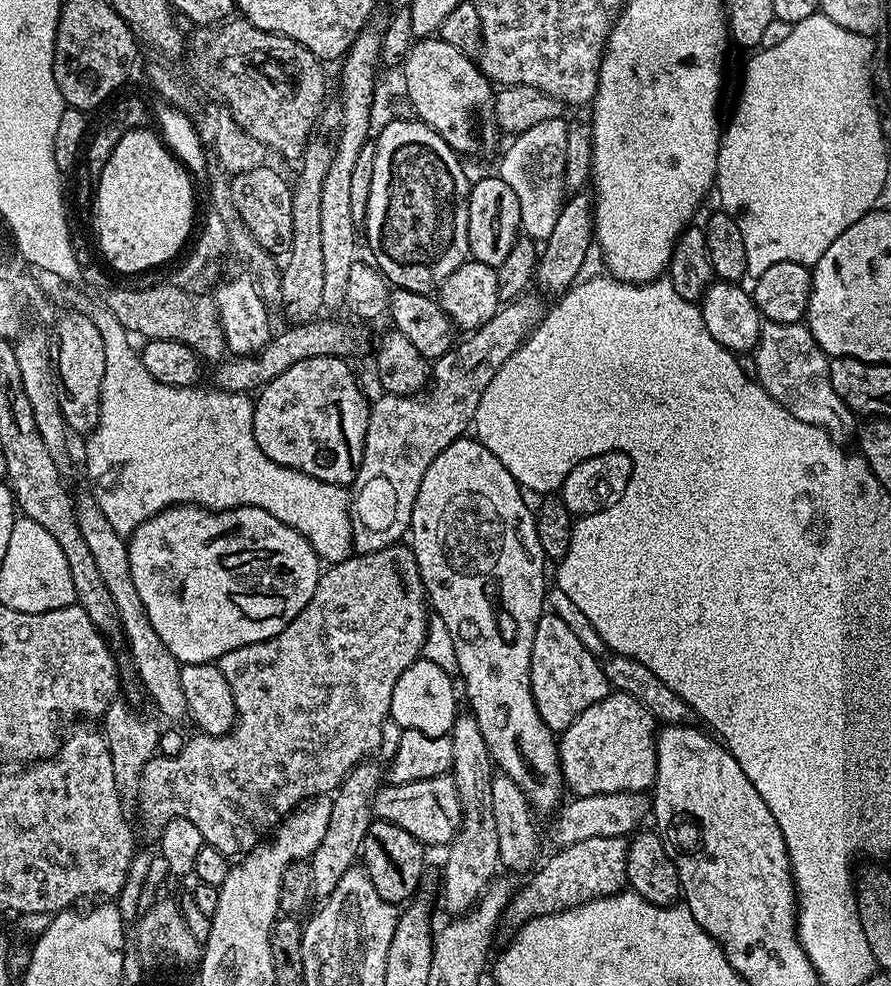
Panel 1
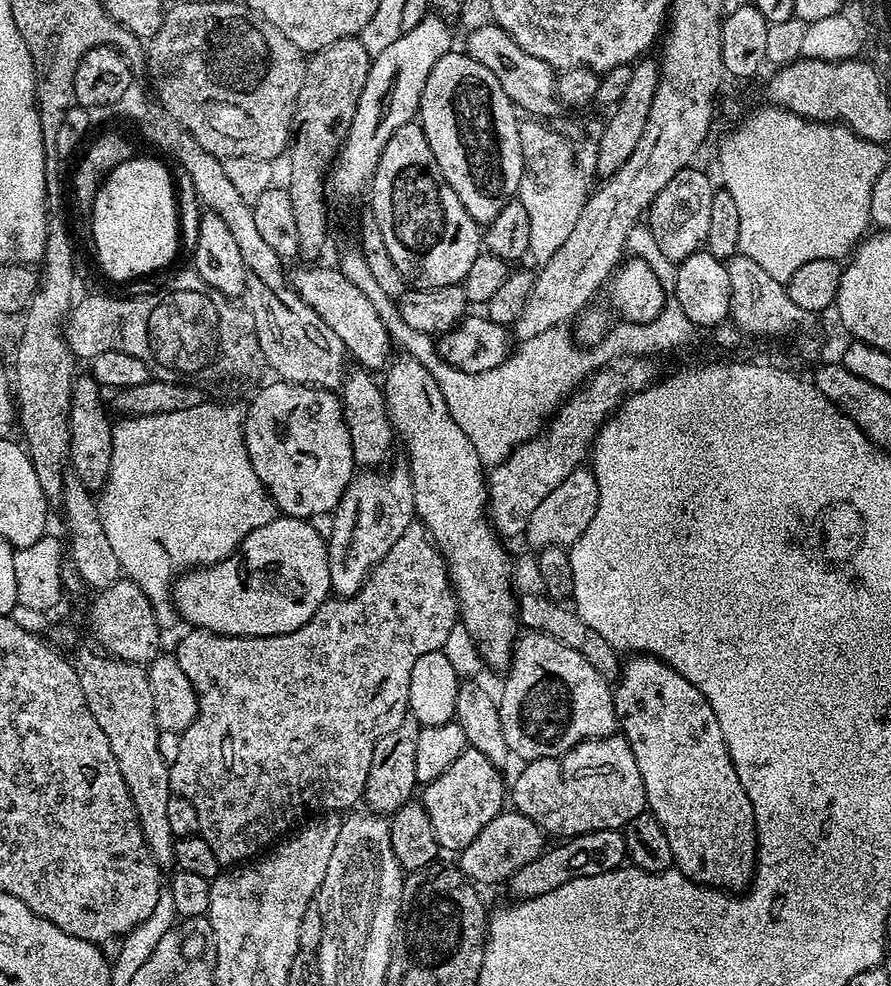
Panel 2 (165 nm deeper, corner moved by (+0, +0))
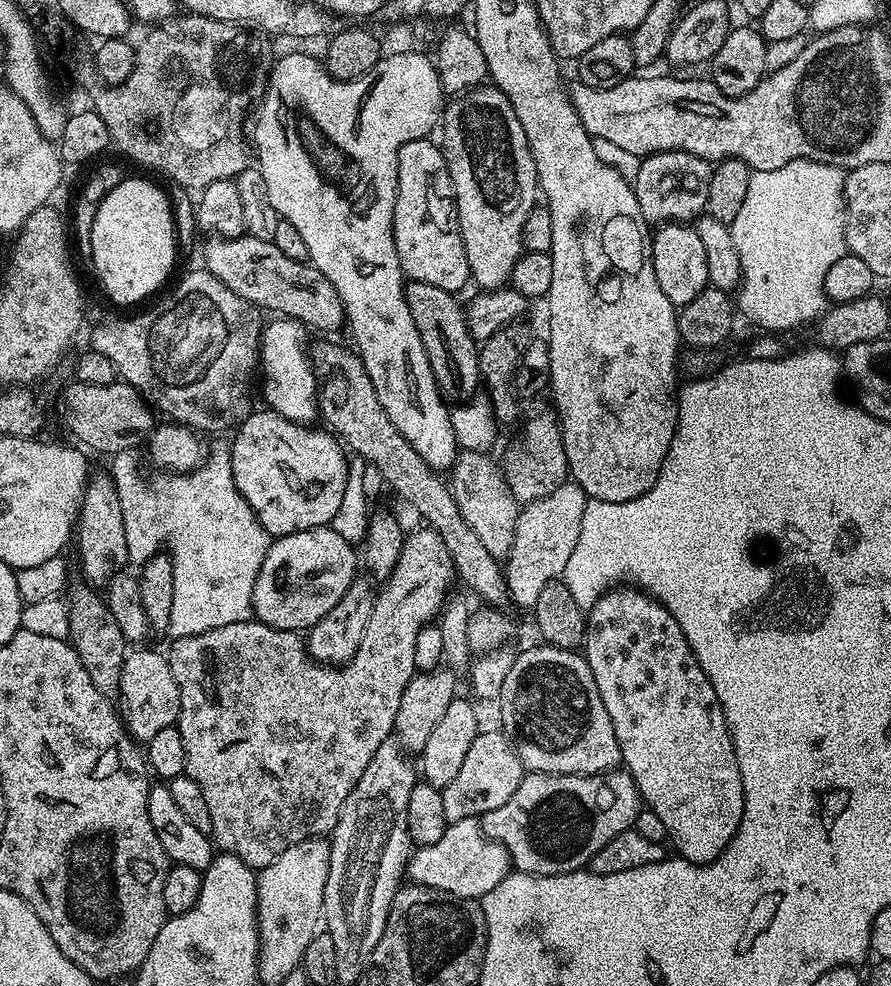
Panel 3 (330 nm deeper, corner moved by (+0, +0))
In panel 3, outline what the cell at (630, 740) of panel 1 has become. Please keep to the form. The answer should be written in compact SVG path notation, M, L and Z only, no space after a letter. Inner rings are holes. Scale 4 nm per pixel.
M626 770L600 772L597 776L554 776L550 772L528 772L518 790L510 794L506 806L490 810L482 817L482 827L490 840L496 840L508 852L511 867L518 872L535 876L557 876L579 872L592 863L594 854L619 832L635 825L636 815L642 811L640 792Z

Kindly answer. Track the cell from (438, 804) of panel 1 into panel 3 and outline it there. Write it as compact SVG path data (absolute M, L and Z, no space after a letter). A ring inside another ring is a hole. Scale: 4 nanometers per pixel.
M481 730L470 742L470 750L462 762L454 782L442 790L442 806L446 810L449 822L470 818L482 818L490 810L498 810L498 806L506 806L506 801L522 782L526 769L515 747L503 731L488 732Z

